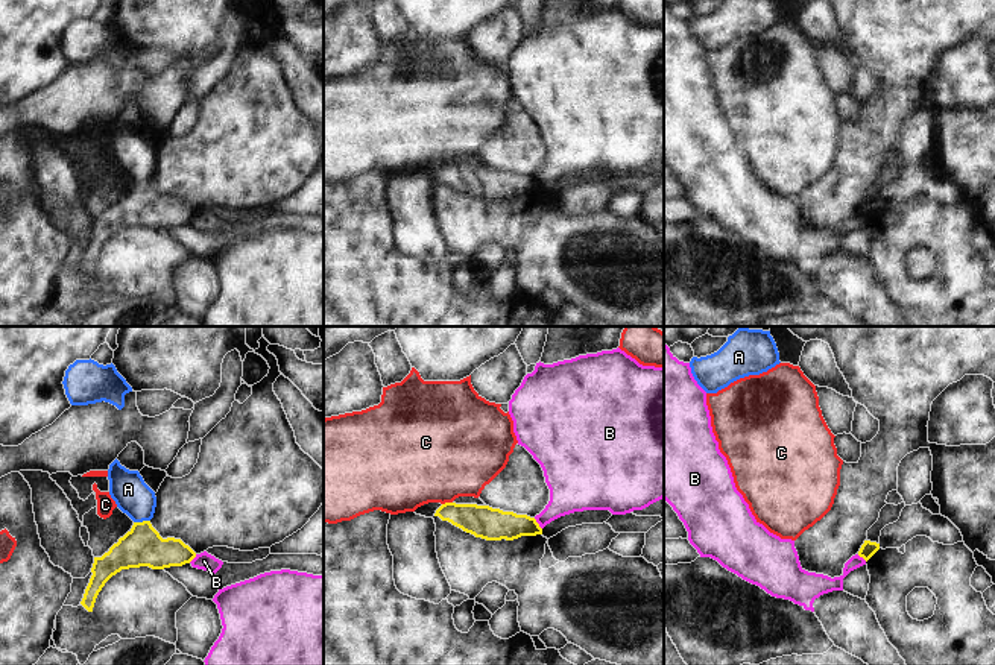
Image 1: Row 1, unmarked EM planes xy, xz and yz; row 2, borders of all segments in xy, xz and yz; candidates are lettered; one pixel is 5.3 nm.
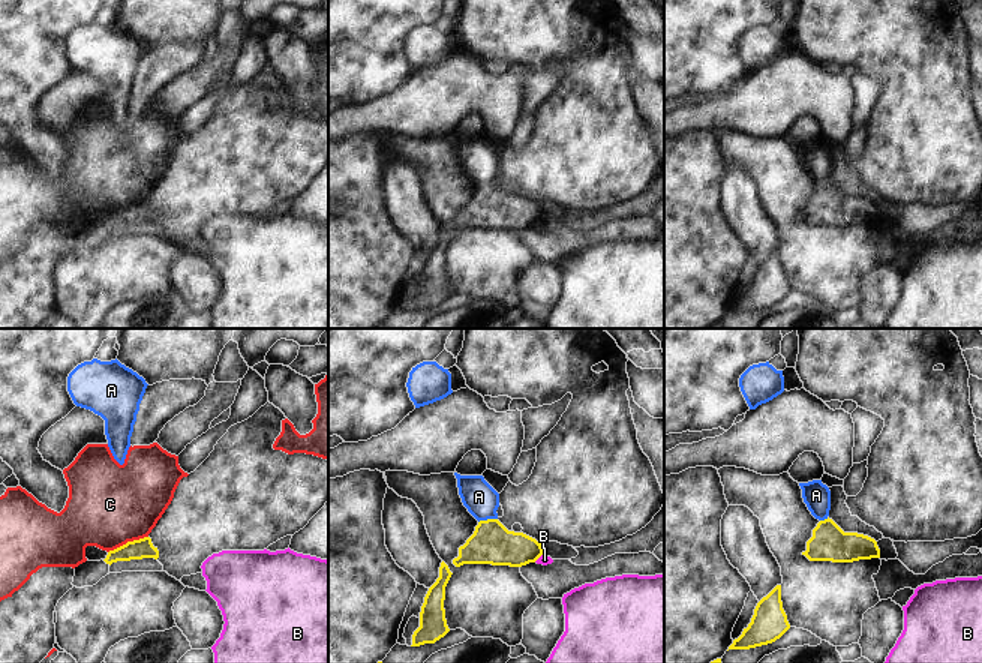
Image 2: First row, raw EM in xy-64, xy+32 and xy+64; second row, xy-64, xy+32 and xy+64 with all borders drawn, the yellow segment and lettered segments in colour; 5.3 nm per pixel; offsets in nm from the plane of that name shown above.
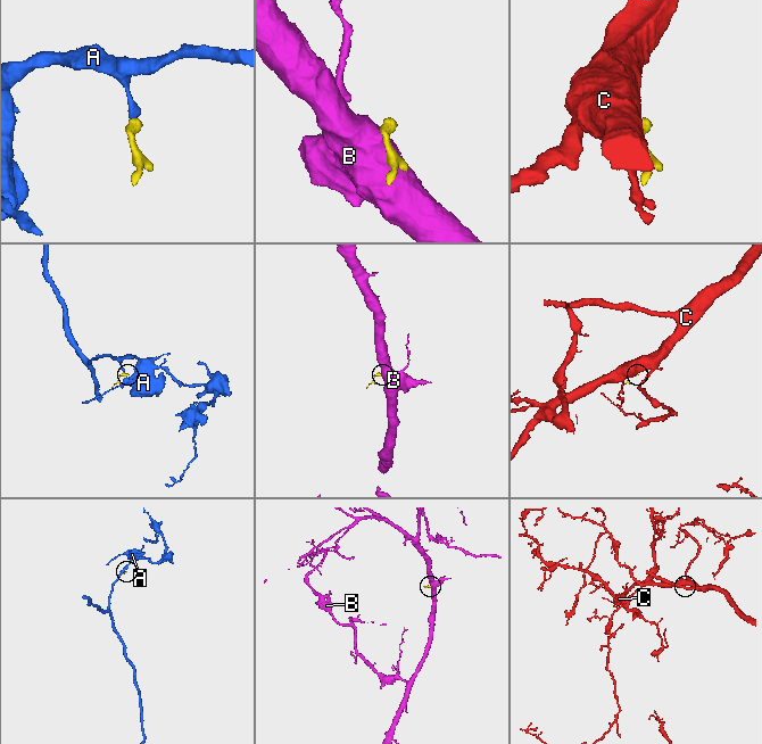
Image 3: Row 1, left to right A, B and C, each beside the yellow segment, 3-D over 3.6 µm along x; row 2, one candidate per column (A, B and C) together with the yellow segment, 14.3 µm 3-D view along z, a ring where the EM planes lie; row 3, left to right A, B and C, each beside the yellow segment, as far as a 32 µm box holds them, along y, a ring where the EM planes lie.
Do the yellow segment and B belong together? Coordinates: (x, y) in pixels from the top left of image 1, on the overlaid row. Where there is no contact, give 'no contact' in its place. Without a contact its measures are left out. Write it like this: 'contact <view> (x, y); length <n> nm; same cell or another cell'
contact xz (538, 524); length 80 nm; another cell

